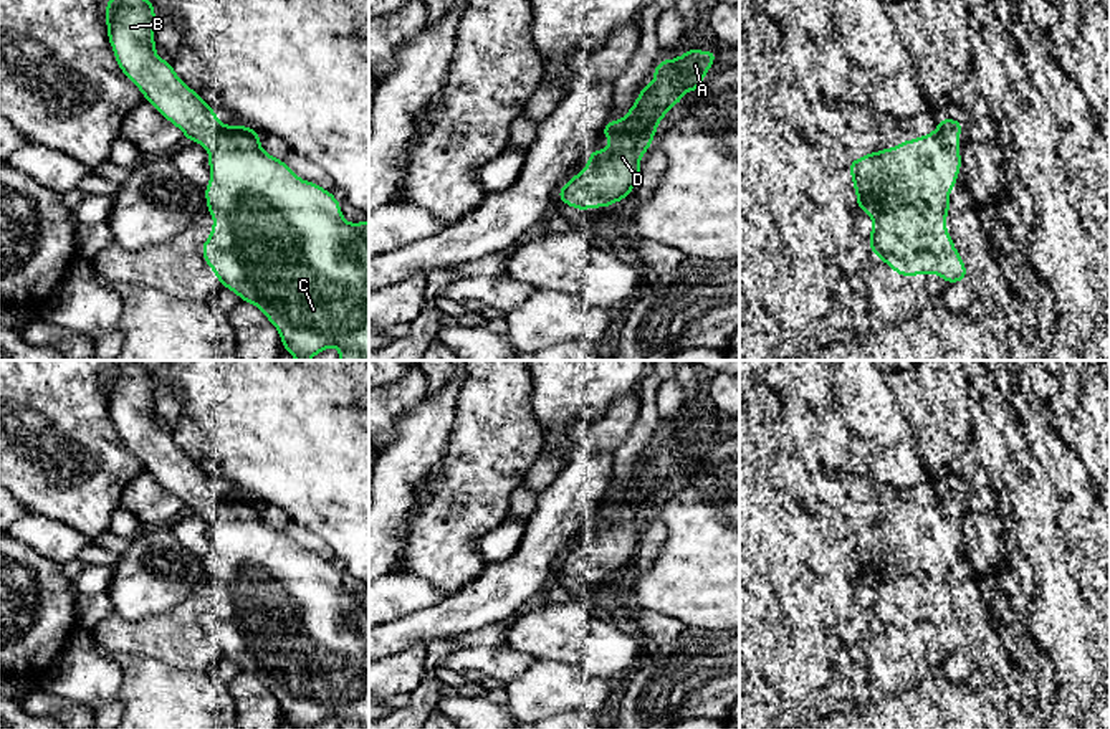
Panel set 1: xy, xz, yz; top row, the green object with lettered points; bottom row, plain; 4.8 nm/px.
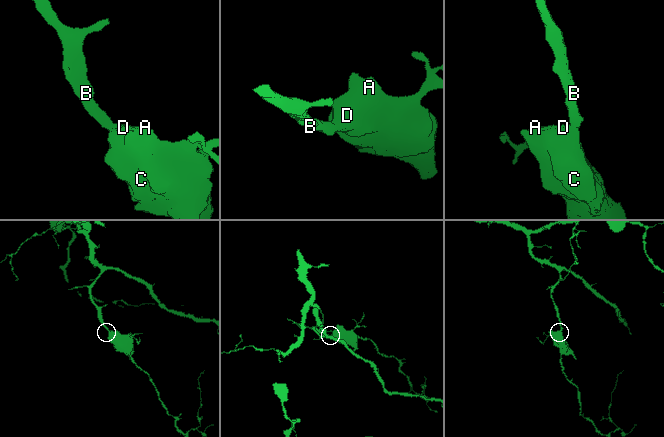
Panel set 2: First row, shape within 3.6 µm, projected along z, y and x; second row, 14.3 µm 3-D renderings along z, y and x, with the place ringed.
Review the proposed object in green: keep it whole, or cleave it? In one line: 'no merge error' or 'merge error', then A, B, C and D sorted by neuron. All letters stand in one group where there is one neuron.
no merge error; groups A B C D

